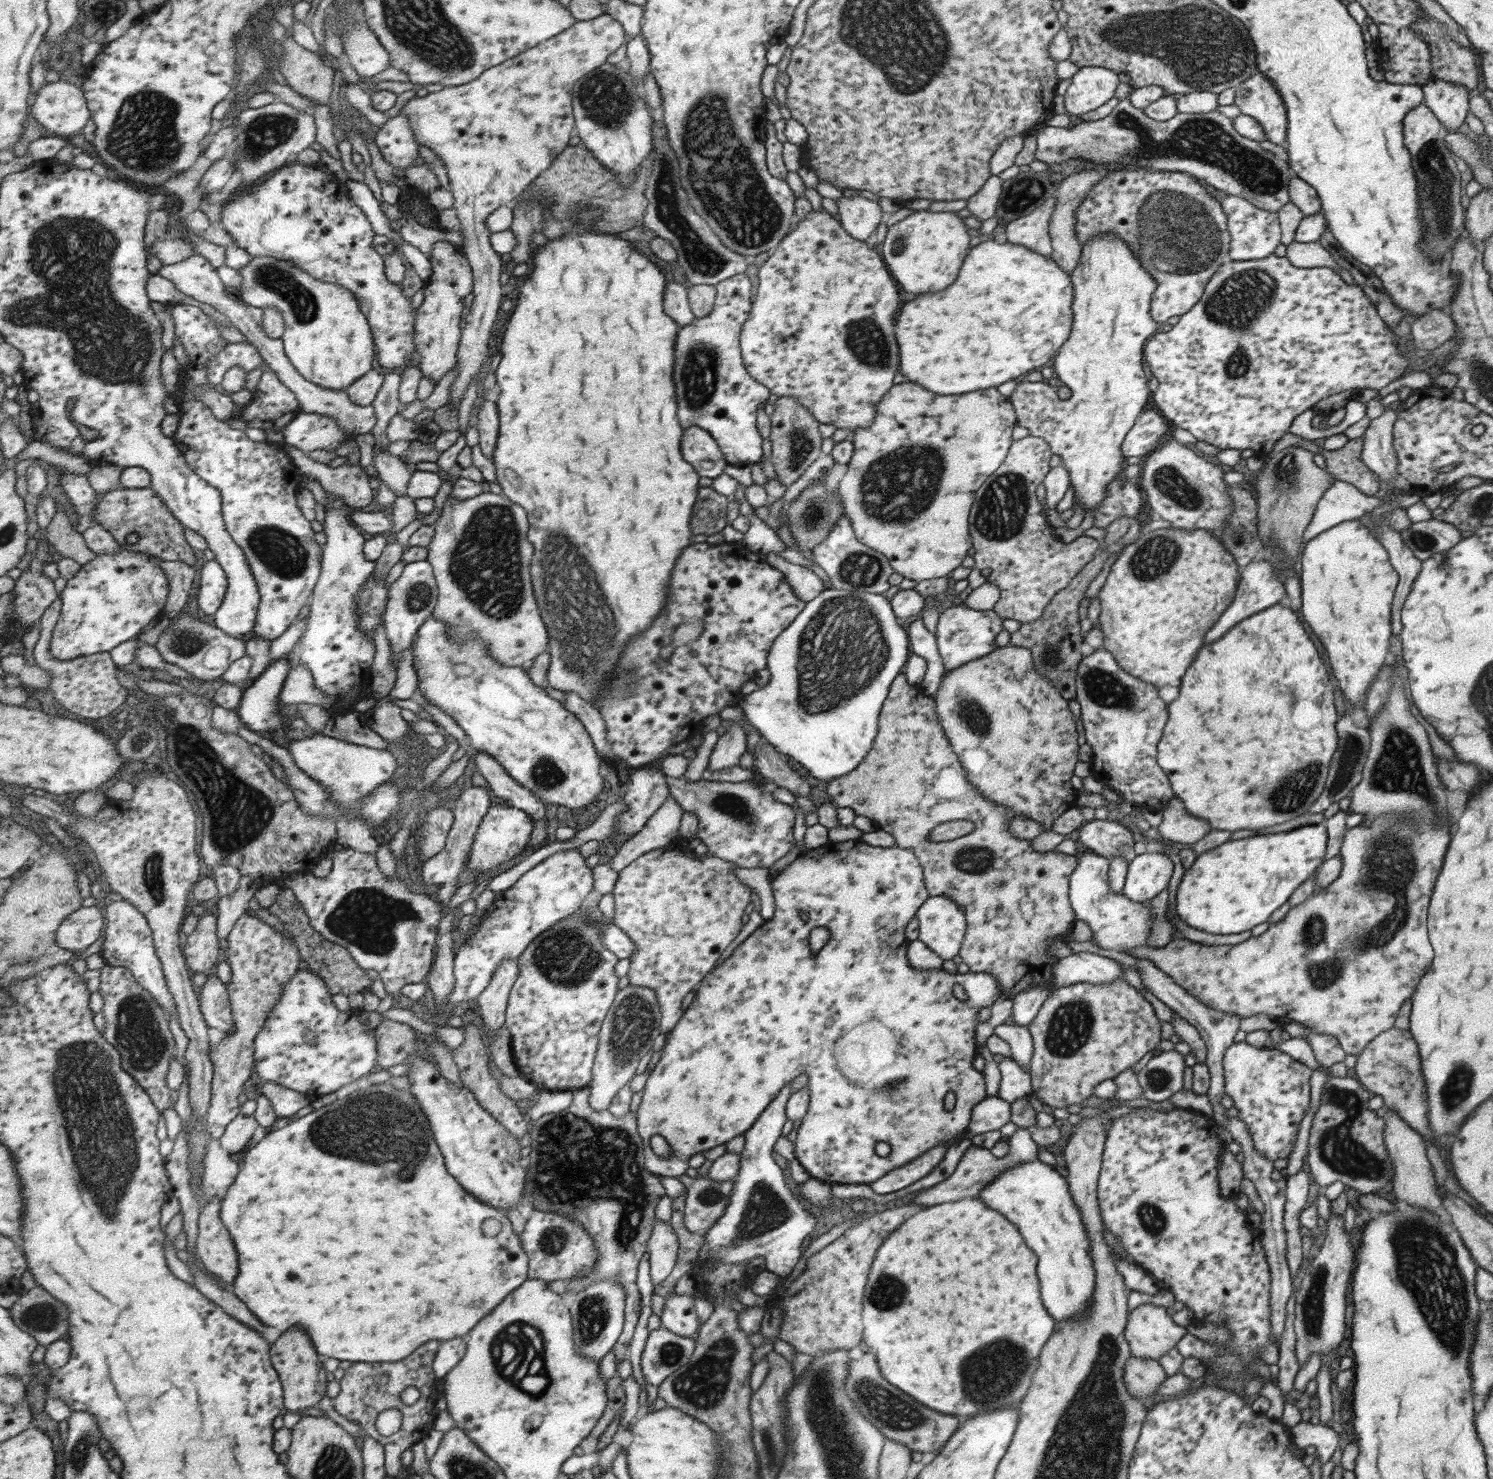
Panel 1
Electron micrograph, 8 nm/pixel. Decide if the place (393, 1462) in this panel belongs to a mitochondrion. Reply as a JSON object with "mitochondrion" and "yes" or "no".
{"mitochondrion":"no"}

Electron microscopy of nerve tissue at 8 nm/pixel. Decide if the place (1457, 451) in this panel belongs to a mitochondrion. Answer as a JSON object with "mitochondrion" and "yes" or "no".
{"mitochondrion":"no"}

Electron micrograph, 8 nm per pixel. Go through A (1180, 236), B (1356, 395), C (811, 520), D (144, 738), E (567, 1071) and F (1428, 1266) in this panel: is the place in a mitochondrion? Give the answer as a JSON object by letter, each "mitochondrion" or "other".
{"A":"mitochondrion","B":"other","C":"mitochondrion","D":"mitochondrion","E":"other","F":"mitochondrion"}

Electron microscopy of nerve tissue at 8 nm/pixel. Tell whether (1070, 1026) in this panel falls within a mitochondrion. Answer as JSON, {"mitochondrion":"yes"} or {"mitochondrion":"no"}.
{"mitochondrion":"yes"}

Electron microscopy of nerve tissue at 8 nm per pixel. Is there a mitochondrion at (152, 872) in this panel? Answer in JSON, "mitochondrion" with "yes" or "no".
{"mitochondrion":"yes"}

